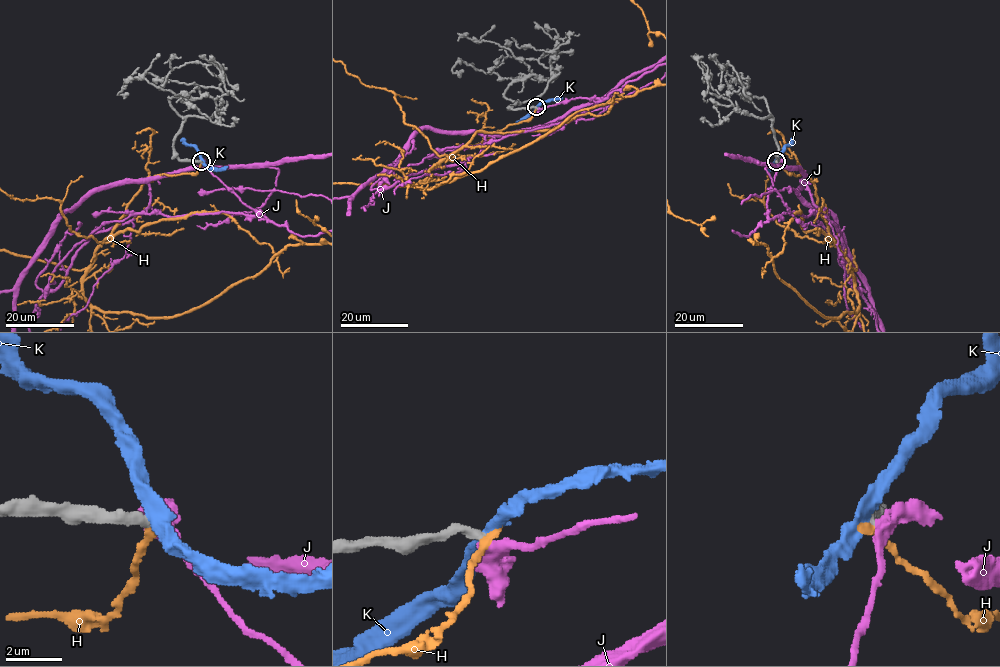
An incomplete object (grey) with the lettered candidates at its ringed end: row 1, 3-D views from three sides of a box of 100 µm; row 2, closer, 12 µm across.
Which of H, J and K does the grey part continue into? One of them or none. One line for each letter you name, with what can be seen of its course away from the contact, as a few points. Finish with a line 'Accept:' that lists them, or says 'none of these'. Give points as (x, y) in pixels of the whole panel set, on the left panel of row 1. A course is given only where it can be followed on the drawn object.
Accept: none of these

